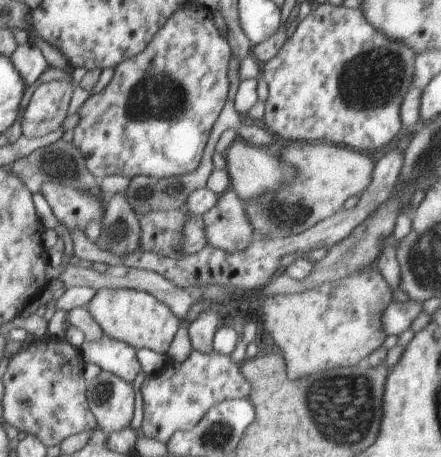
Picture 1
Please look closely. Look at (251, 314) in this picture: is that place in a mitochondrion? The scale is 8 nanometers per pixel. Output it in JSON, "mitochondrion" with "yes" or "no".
{"mitochondrion":"no"}

